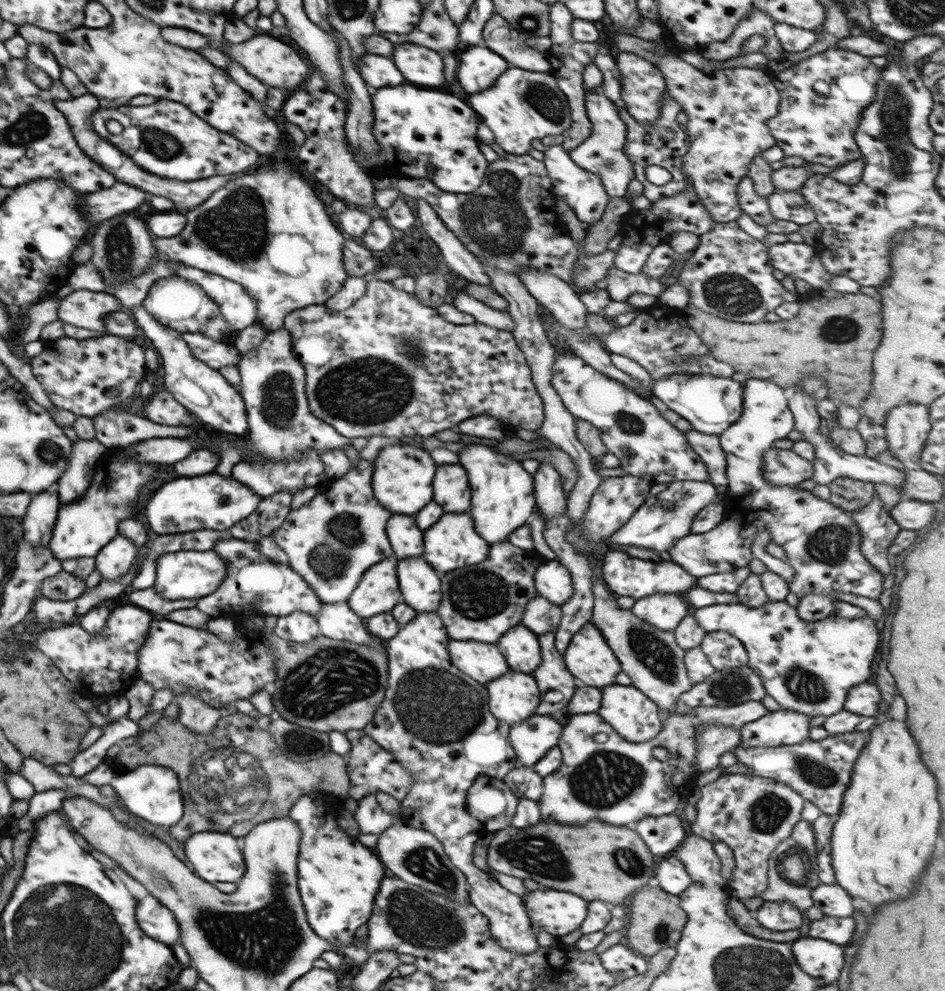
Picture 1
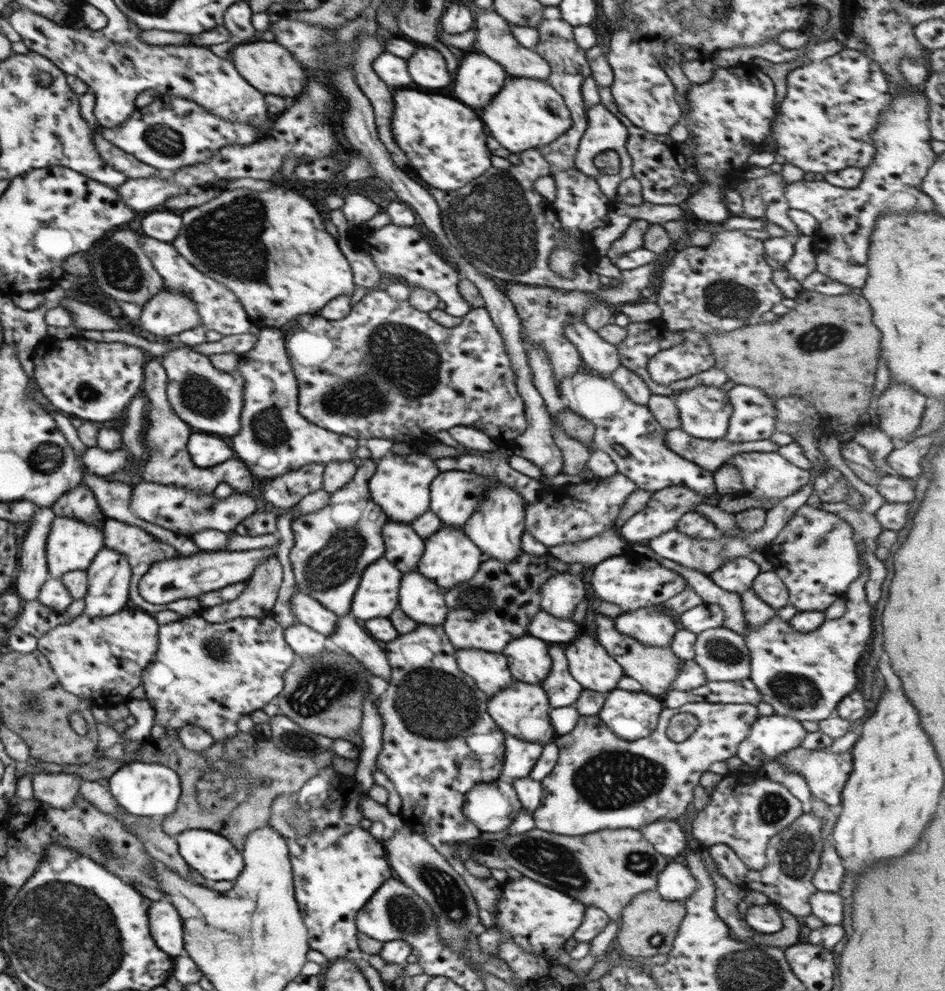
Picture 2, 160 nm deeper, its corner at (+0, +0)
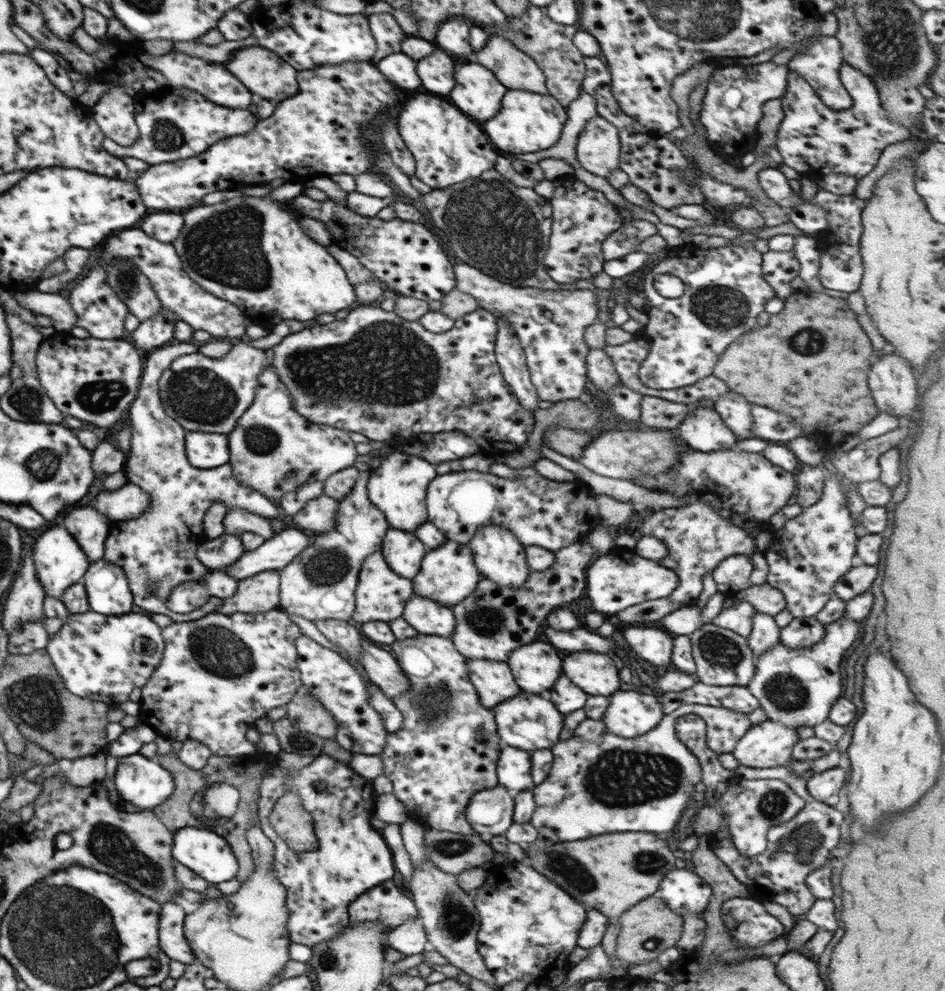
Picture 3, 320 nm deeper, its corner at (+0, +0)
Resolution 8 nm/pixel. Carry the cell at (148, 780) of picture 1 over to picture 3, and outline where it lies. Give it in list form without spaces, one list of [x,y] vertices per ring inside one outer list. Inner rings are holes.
[[[135,753],[118,757],[116,762],[113,781],[122,803],[129,802],[140,808],[140,811],[151,811],[153,807],[163,803],[173,792],[174,784],[170,772],[161,768],[155,759],[147,759],[139,753]]]

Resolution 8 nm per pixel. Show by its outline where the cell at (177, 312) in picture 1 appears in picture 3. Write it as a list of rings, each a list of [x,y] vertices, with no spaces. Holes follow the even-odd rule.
[[[160,308],[147,320],[142,320],[135,330],[131,331],[132,346],[143,356],[161,348],[168,341],[173,341],[172,332],[174,324],[179,318],[172,312]]]

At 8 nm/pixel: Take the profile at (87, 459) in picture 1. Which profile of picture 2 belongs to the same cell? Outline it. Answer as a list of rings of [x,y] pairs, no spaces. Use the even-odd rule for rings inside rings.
[[[83,484],[62,494],[50,506],[50,509],[55,517],[69,516],[93,526],[102,527],[107,519],[102,515],[101,509],[97,506],[91,489]]]

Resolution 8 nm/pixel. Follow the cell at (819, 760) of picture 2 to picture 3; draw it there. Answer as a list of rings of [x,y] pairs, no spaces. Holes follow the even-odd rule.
[[[840,767],[829,768],[811,777],[806,790],[812,800],[834,807],[837,804],[837,792],[843,786],[845,771]]]

